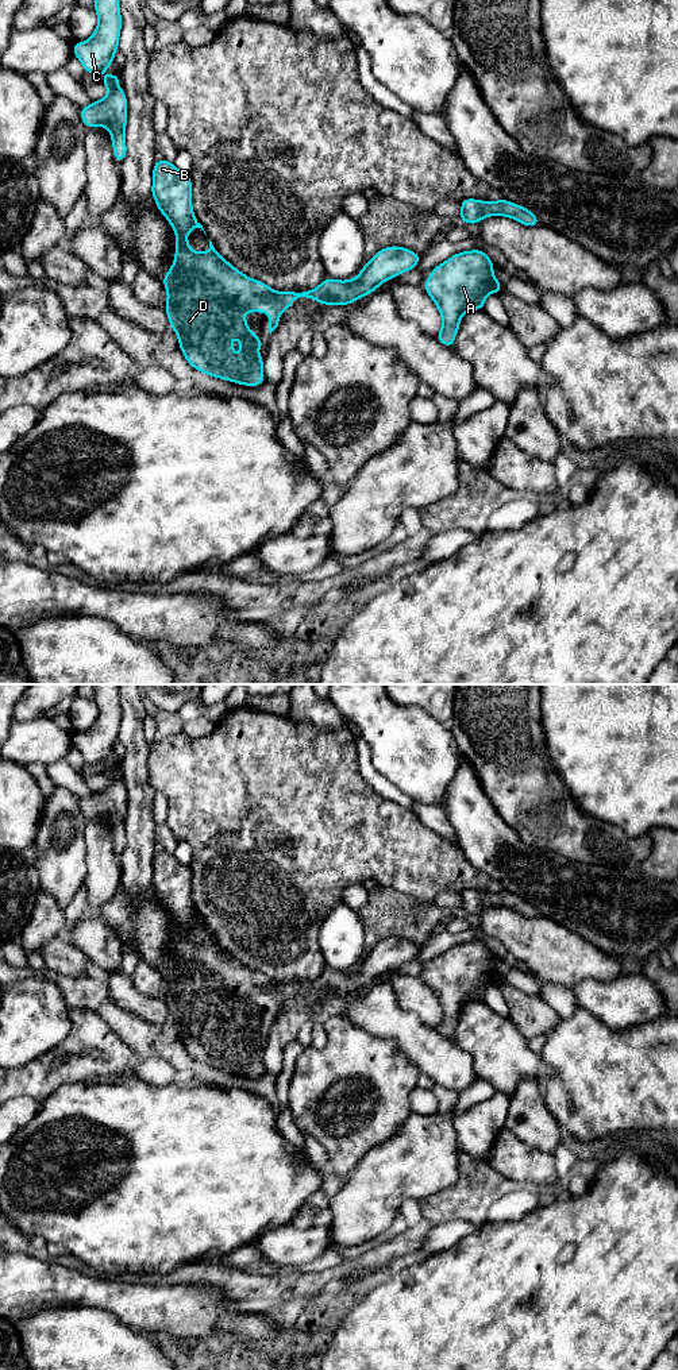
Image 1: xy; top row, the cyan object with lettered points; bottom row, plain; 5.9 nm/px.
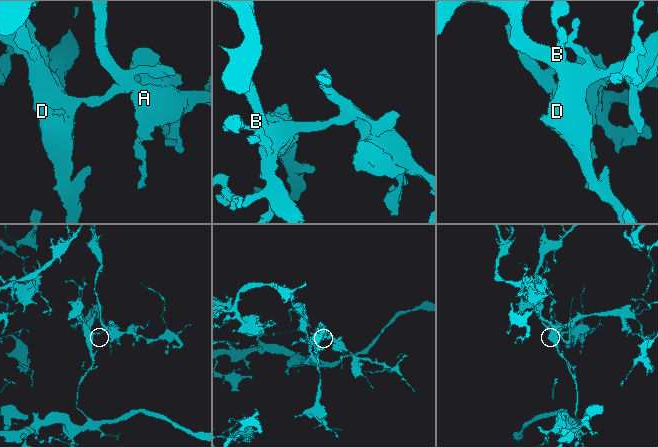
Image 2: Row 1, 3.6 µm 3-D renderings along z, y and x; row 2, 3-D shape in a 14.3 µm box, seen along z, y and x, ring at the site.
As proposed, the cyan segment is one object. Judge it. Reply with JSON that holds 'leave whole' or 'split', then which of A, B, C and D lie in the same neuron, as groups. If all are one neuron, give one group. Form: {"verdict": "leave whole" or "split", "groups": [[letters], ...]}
{"verdict": "leave whole", "groups": [["A", "B", "C", "D"]]}

